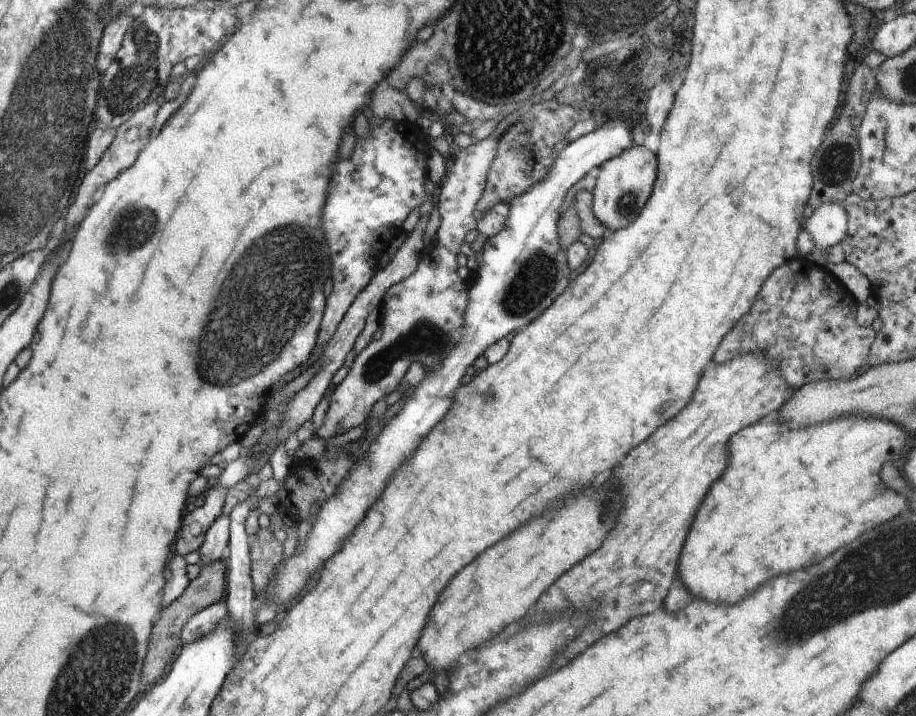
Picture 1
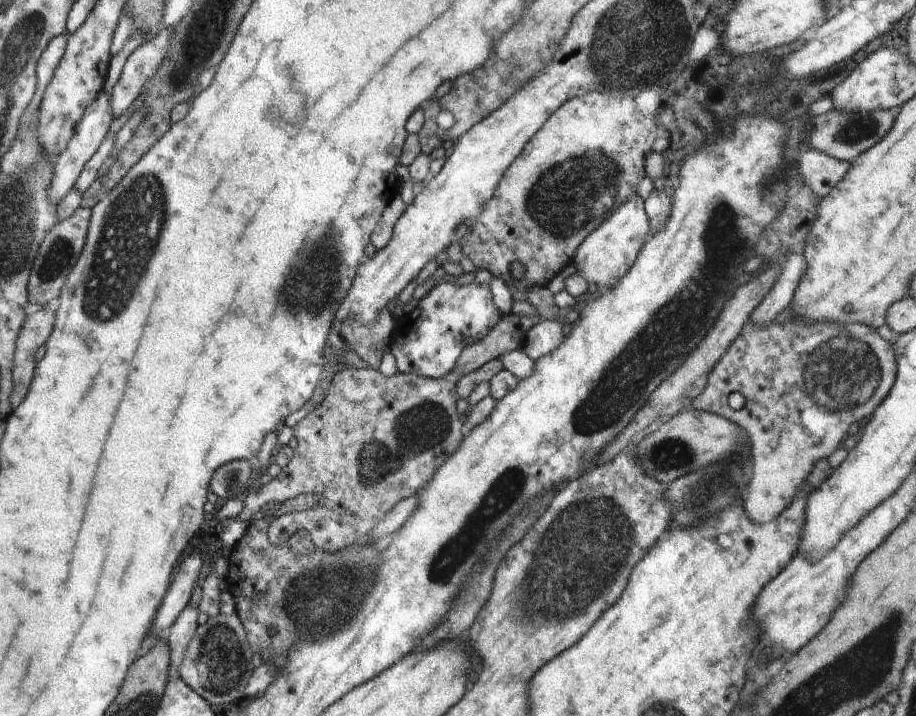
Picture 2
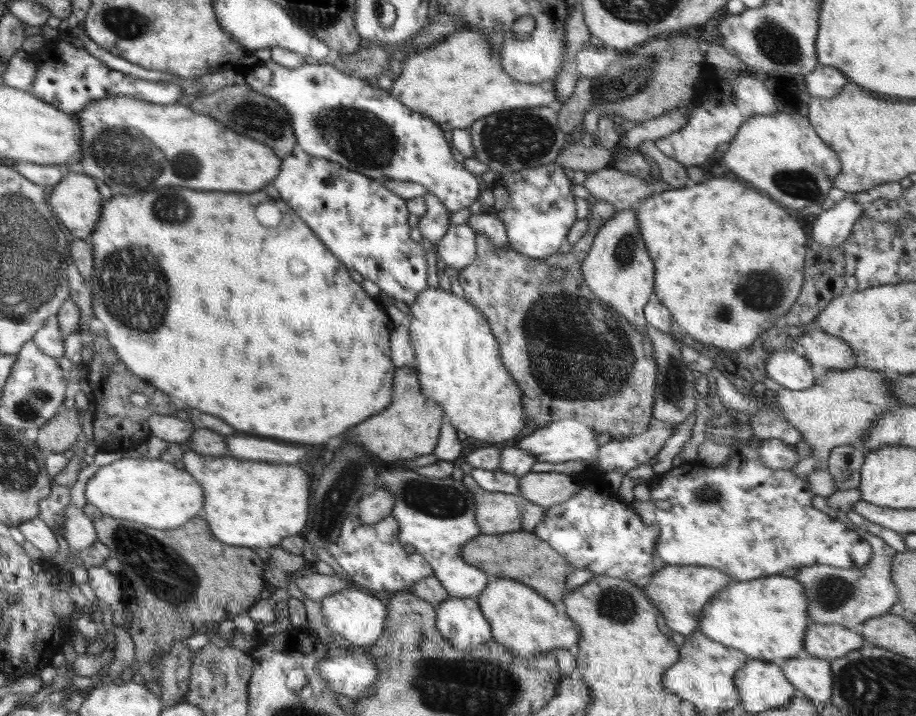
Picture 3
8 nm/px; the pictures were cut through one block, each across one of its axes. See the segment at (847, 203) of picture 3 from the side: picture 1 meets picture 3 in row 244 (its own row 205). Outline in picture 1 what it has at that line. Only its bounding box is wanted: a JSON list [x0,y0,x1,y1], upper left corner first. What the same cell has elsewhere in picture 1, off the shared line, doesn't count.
[804,203,847,253]

